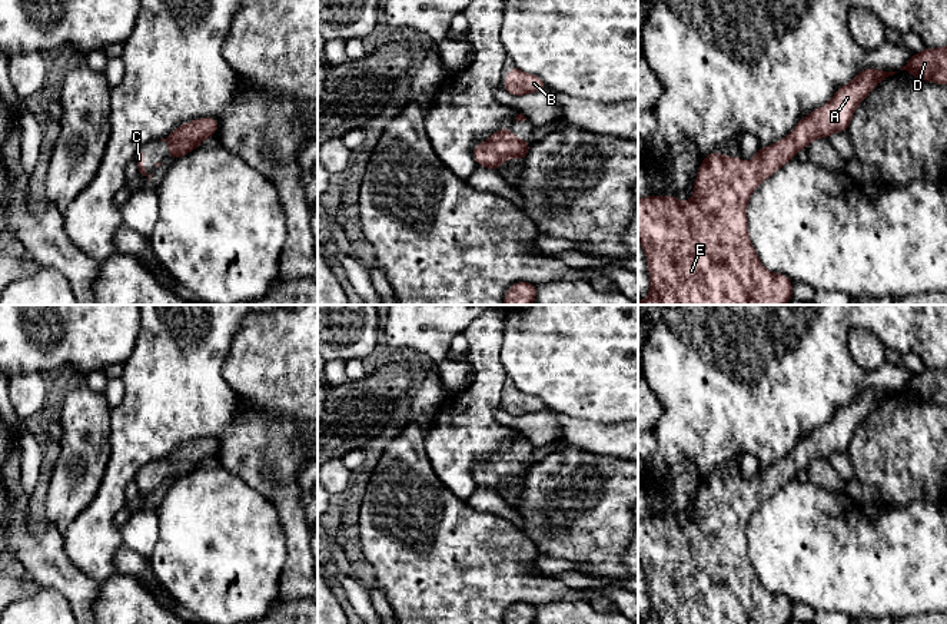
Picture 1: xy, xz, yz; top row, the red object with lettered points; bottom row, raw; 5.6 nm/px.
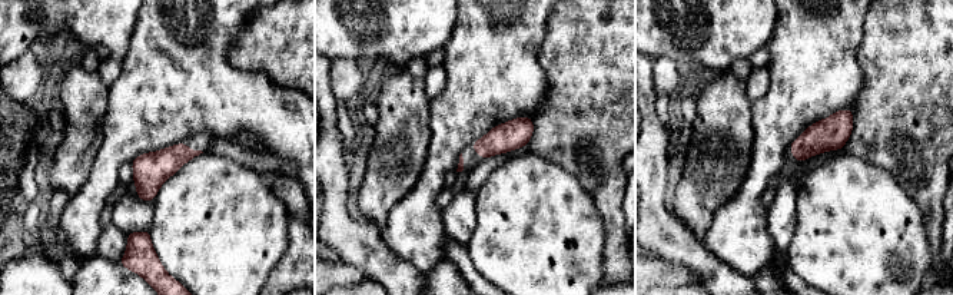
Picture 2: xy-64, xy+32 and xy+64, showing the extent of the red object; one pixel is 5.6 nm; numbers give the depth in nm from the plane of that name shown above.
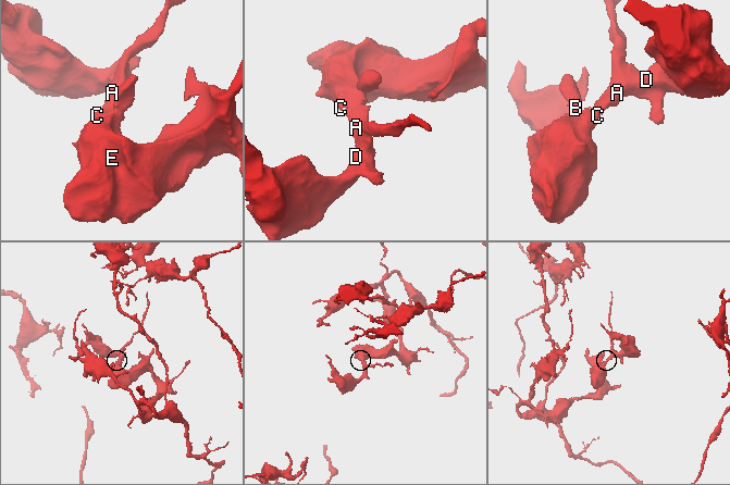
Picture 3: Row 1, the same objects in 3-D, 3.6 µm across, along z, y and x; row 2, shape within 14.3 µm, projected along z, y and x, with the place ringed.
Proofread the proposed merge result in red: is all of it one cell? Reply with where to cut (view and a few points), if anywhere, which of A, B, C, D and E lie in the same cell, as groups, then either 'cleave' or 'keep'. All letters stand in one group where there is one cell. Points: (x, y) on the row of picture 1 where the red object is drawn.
no cut | A B C D E | keep

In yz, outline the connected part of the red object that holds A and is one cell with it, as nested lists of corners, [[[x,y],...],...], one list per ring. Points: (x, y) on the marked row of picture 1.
[[[877,69],[861,70],[850,83],[840,87],[823,107],[803,117],[794,130],[768,147],[760,147],[751,162],[718,152],[710,153],[698,169],[694,196],[681,203],[677,196],[647,196],[638,199],[638,239],[645,252],[649,270],[649,295],[638,305],[785,305],[793,298],[793,283],[782,273],[767,270],[751,245],[747,222],[747,206],[751,193],[760,183],[795,157],[798,149],[807,149],[814,139],[847,132],[853,113],[868,93],[888,76],[897,72]]]

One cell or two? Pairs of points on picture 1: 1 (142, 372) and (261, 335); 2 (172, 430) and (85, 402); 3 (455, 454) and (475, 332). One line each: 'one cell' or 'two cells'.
1: two cells
2: two cells
3: one cell

